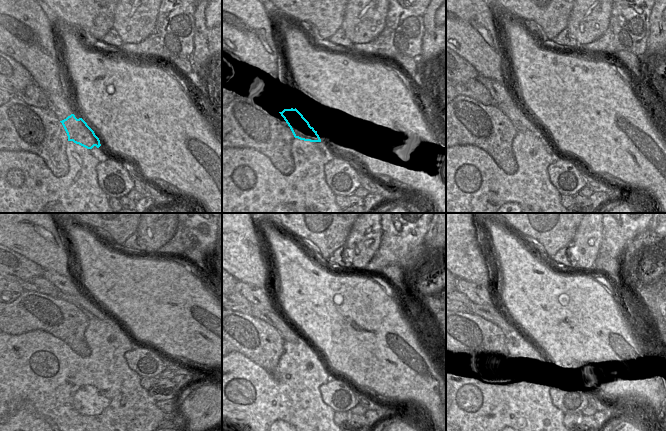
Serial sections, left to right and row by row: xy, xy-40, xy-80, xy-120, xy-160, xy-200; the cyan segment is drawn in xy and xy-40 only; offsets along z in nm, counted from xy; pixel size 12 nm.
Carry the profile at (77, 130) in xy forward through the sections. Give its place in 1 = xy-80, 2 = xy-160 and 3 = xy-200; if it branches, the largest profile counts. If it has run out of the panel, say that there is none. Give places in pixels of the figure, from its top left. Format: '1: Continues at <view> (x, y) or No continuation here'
1: Continues at xy-80 (521, 122)
2: Continues at xy-160 (287, 333)
3: Continues at xy-200 (487, 312).

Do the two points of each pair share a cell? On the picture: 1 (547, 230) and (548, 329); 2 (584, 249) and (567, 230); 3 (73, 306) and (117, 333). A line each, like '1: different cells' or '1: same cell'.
1: different cells
2: different cells
3: same cell

